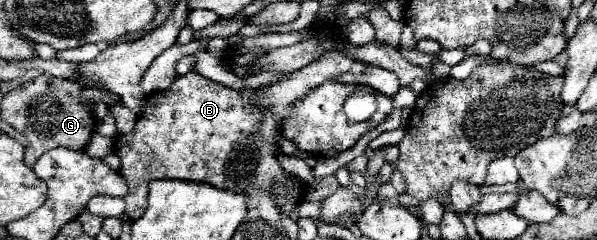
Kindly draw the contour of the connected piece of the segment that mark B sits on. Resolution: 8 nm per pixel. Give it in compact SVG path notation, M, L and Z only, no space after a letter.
M328 52L324 58L292 72L288 78L260 88L256 94L266 112L256 110L250 90L244 90L240 96L240 92L196 72L178 76L170 88L150 94L134 130L114 138L114 154L122 158L120 176L128 184L128 192L124 194L126 216L138 220L144 214L148 182L156 178L208 182L232 192L248 192L254 186L274 192L274 182L282 180L284 184L288 176L274 158L280 122L288 116L288 106L292 102L326 80L366 84L384 96L394 96L400 90L400 82L390 70L350 60L340 52Z

